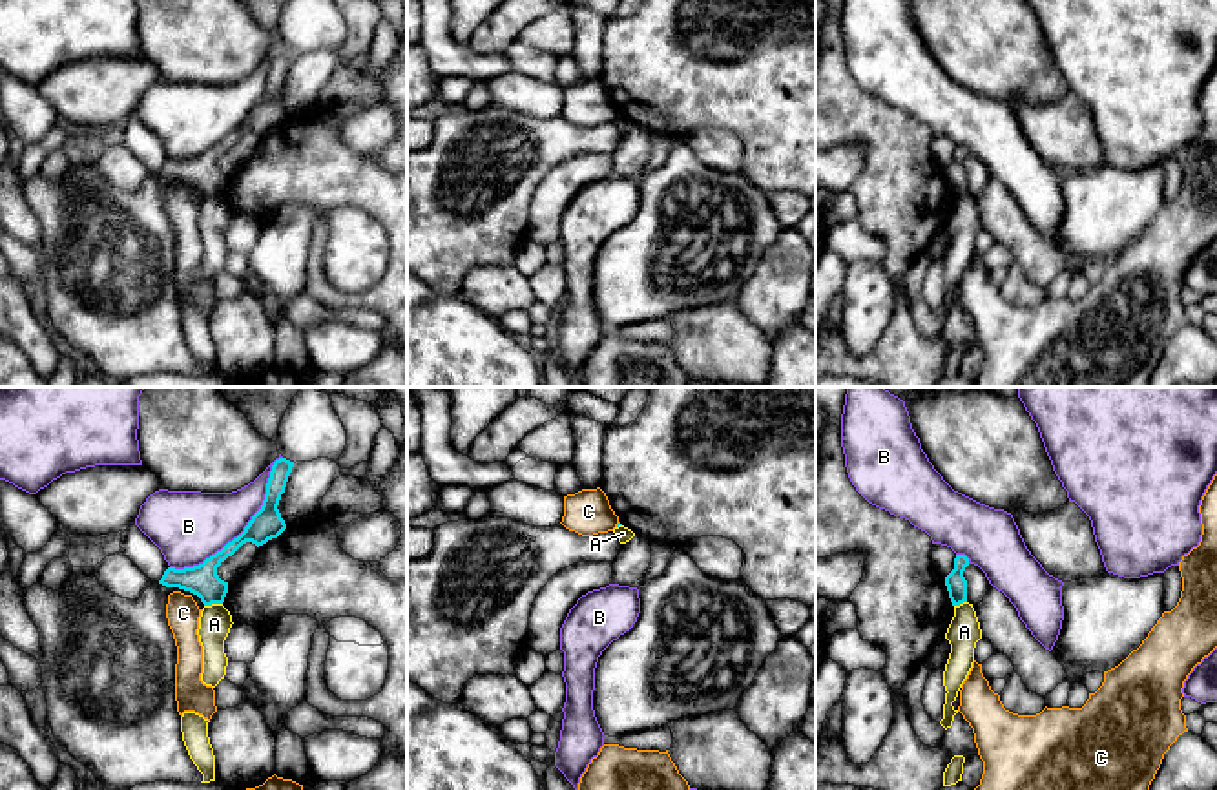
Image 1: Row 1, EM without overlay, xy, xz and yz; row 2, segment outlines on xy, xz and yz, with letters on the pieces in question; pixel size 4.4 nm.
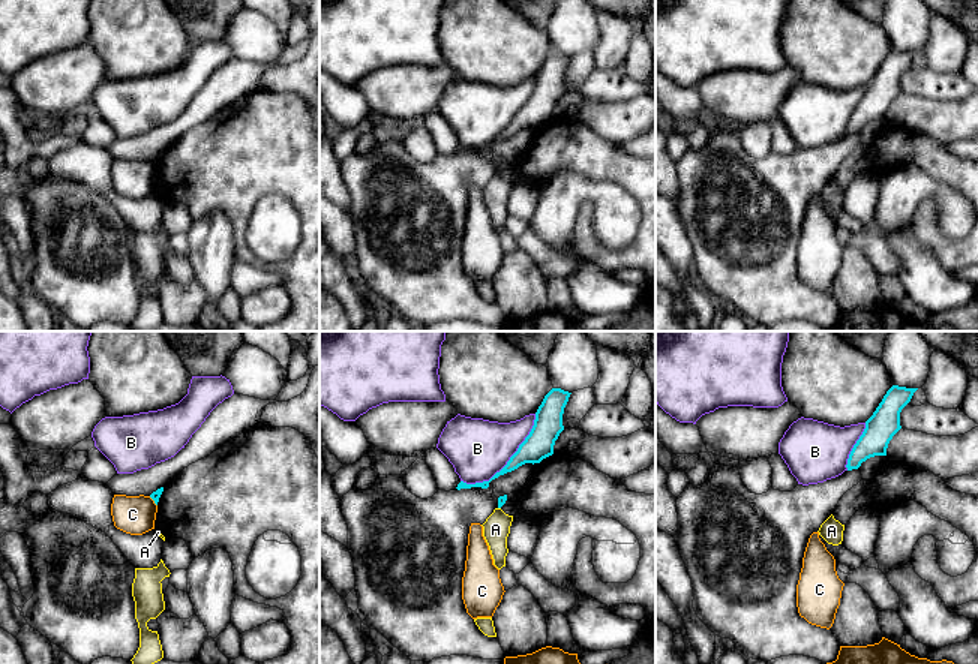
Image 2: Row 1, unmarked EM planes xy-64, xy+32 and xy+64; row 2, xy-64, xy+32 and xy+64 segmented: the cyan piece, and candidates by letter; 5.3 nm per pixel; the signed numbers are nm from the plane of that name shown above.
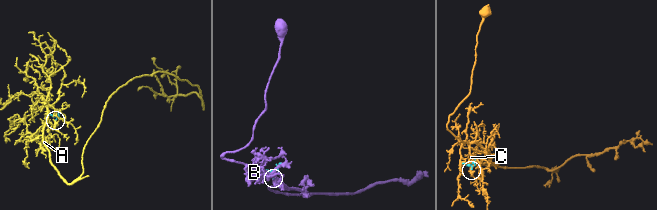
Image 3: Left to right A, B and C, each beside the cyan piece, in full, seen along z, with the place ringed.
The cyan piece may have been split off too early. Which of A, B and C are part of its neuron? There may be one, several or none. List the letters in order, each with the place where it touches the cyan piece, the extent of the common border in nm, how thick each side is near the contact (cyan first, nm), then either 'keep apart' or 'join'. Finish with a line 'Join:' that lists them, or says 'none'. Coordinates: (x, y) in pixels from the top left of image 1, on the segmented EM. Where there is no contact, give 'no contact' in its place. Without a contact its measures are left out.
A: contact xy (212, 602); length 80 nm; calibres 140 and 140 nm; keep apart
B: contact xy (245, 530); length 700 nm; calibres 140 and 320 nm; keep apart
C: contact xz (617, 524); length 30 nm; calibres 20 and 200 nm; keep apart
Join: none

